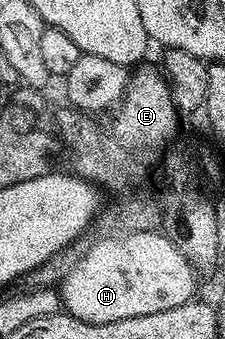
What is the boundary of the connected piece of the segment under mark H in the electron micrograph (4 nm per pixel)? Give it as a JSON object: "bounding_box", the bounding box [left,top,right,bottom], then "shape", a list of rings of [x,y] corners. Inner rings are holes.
{"bounding_box":[58,232,197,323],"shape":[[[163,232],[132,234],[126,238],[97,240],[93,244],[58,286],[63,308],[72,317],[86,323],[118,323],[118,319],[134,319],[138,315],[155,315],[157,311],[170,311],[170,307],[182,307],[182,303],[197,296],[196,266],[189,263],[176,242]]]}

